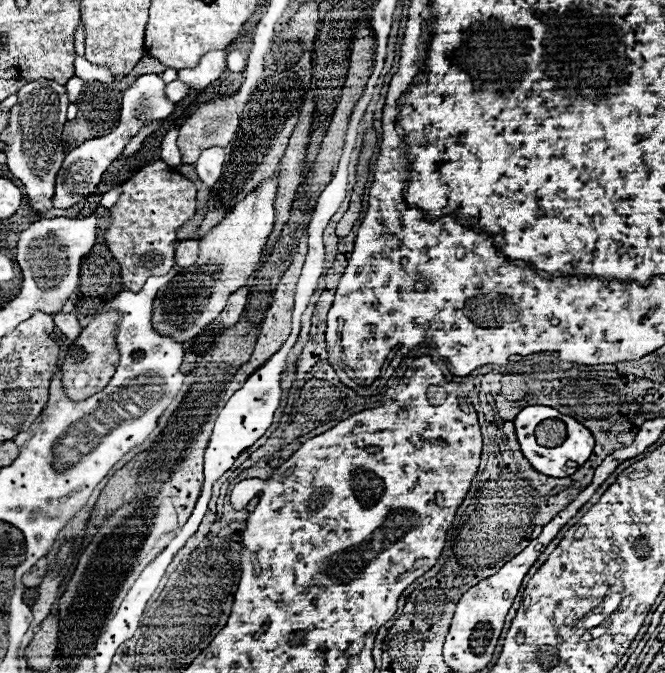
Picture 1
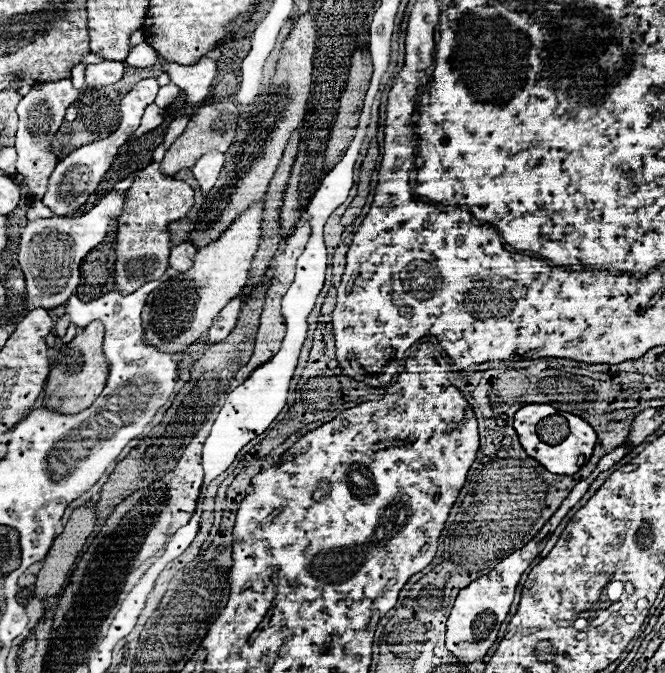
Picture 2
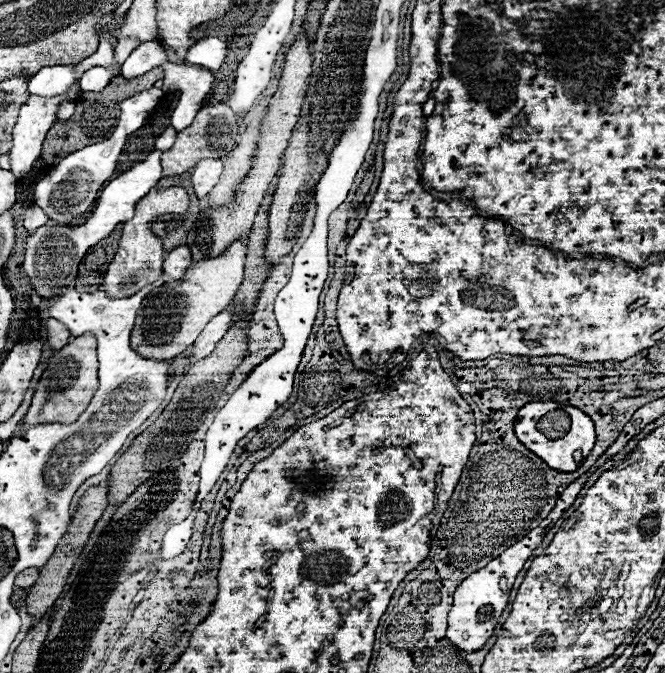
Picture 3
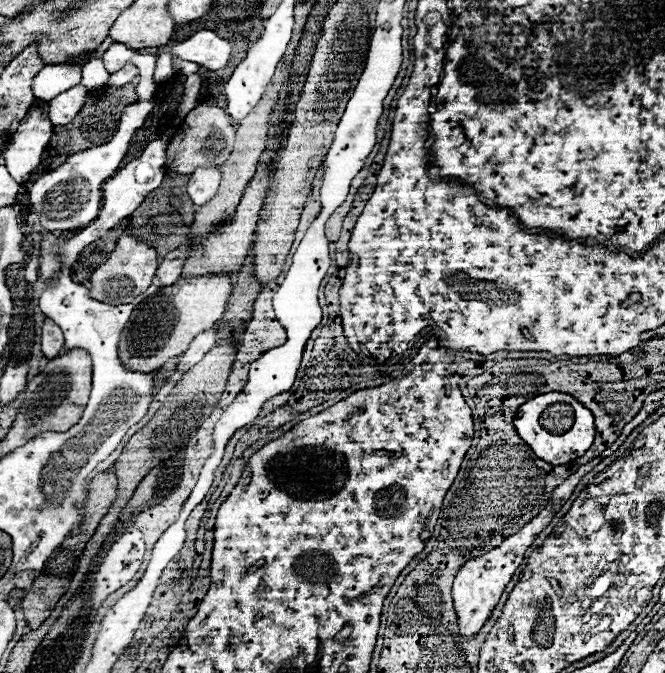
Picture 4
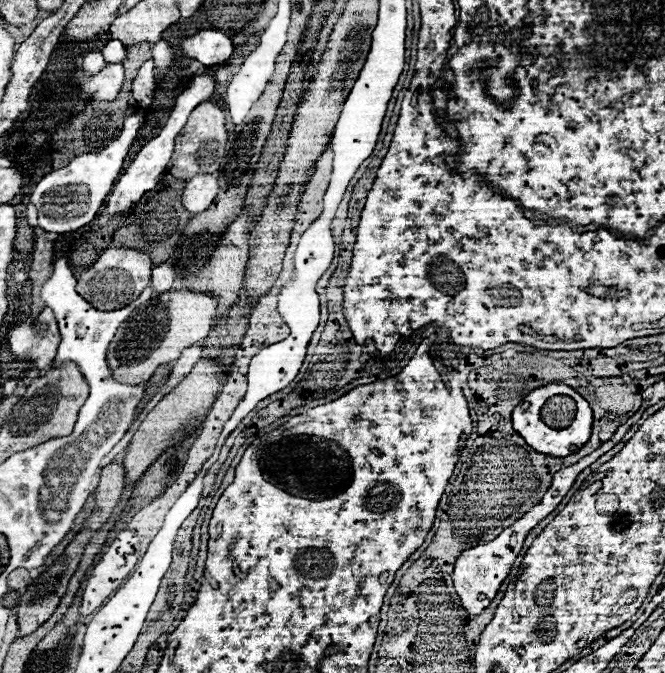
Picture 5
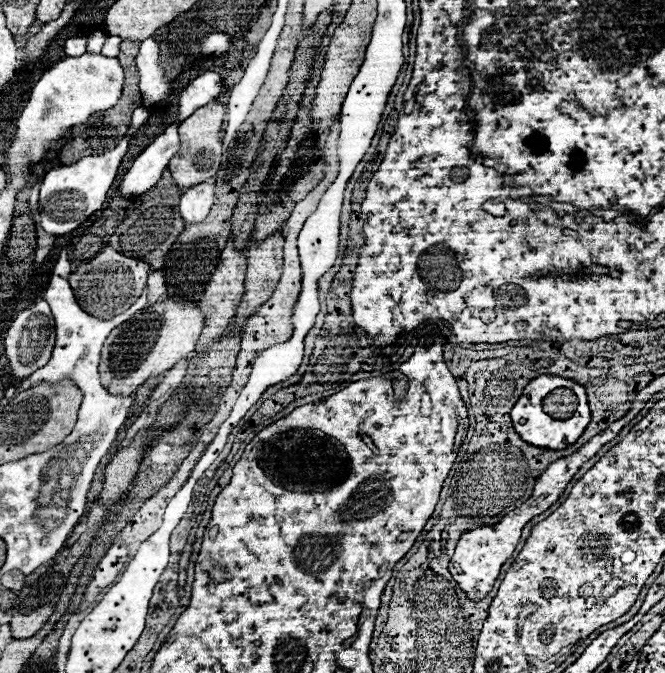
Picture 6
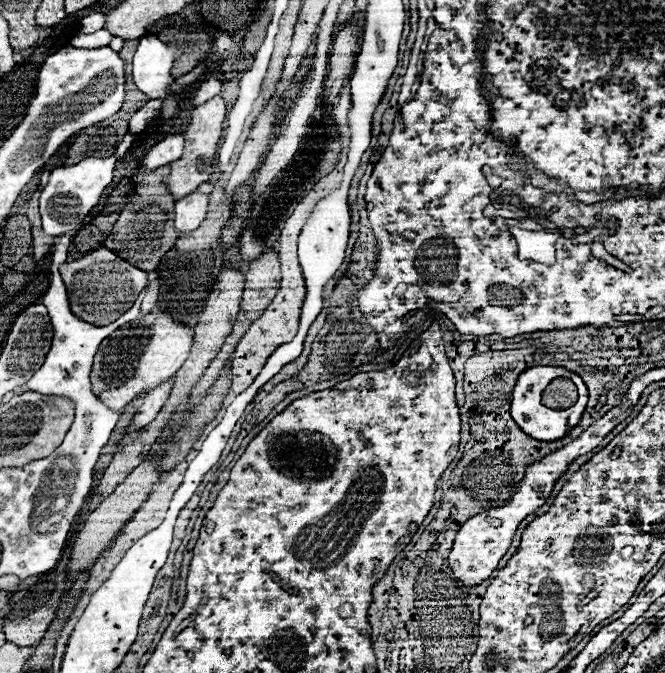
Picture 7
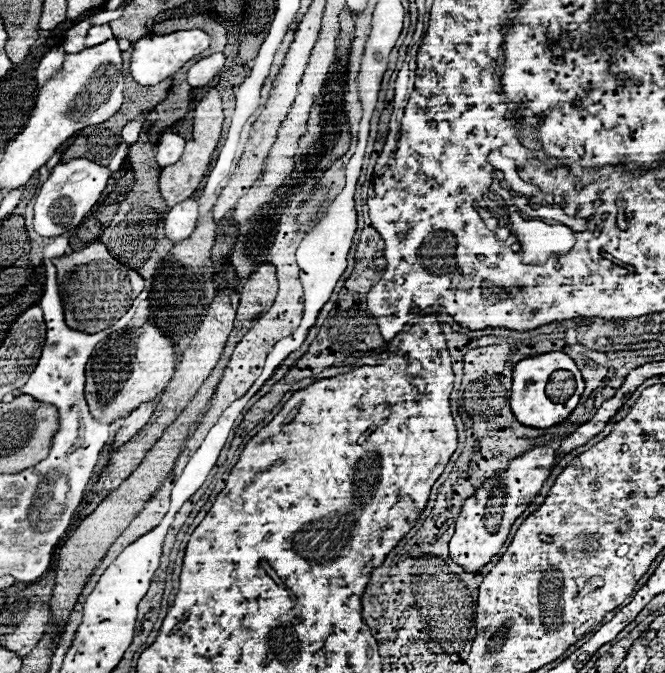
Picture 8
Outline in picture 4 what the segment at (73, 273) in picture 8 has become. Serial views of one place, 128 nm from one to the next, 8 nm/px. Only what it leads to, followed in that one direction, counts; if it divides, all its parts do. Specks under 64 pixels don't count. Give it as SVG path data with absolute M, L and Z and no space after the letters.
M124 232L120 236L120 240L116 242L116 248L108 256L108 260L94 270L94 274L90 276L86 286L88 286L90 296L104 302L104 304L112 304L112 306L128 304L136 296L146 292L146 288L152 284L152 280L156 276L156 268L158 268L156 250L144 242L138 242L128 232Z

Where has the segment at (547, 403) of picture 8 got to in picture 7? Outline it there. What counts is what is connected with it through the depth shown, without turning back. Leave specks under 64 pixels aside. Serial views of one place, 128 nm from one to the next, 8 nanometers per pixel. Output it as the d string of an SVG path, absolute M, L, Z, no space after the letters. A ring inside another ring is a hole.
M532 366L528 370L524 370L516 382L516 388L512 392L512 418L514 422L526 432L530 434L532 438L538 438L538 440L558 440L562 436L566 436L572 428L574 428L574 422L580 422L582 418L582 412L586 408L586 402L588 402L588 390L582 382L582 378L568 370L568 368L562 368L562 366ZM554 378L570 378L574 384L578 384L578 400L570 406L570 408L564 408L564 410L552 410L548 406L542 404L542 392L544 388L554 380Z

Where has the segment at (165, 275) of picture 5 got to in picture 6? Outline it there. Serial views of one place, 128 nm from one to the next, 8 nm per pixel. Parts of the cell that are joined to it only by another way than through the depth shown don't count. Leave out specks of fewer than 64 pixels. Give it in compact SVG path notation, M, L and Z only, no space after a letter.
M154 270L150 276L148 276L148 304L156 304L160 300L160 296L166 292L166 282L164 282L164 276L160 270Z

